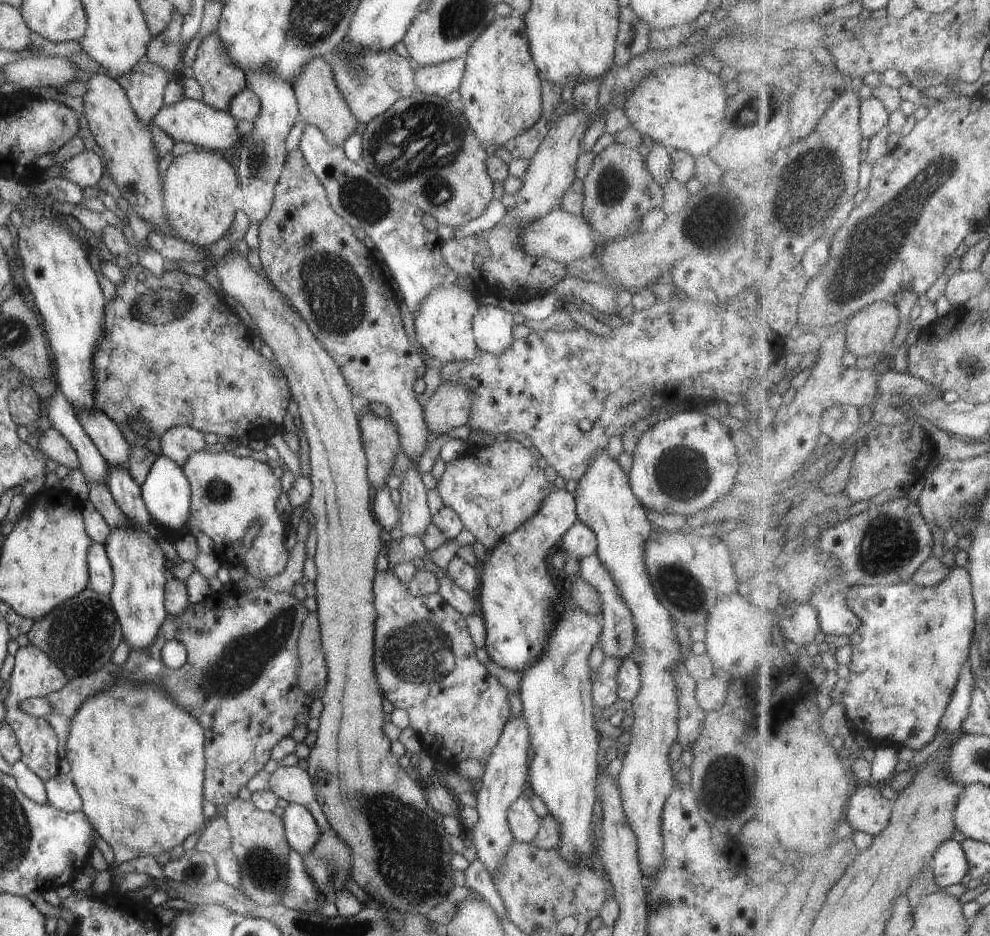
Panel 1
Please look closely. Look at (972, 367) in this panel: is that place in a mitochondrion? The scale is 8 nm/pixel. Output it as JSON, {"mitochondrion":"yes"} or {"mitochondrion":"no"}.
{"mitochondrion":"yes"}

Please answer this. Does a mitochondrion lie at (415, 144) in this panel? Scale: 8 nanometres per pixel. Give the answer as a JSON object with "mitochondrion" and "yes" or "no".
{"mitochondrion":"yes"}

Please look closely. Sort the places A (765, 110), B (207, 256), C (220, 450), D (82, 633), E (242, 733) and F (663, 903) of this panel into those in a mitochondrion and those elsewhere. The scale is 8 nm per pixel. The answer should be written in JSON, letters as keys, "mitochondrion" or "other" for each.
{"A":"mitochondrion","B":"other","C":"other","D":"mitochondrion","E":"other","F":"mitochondrion"}

